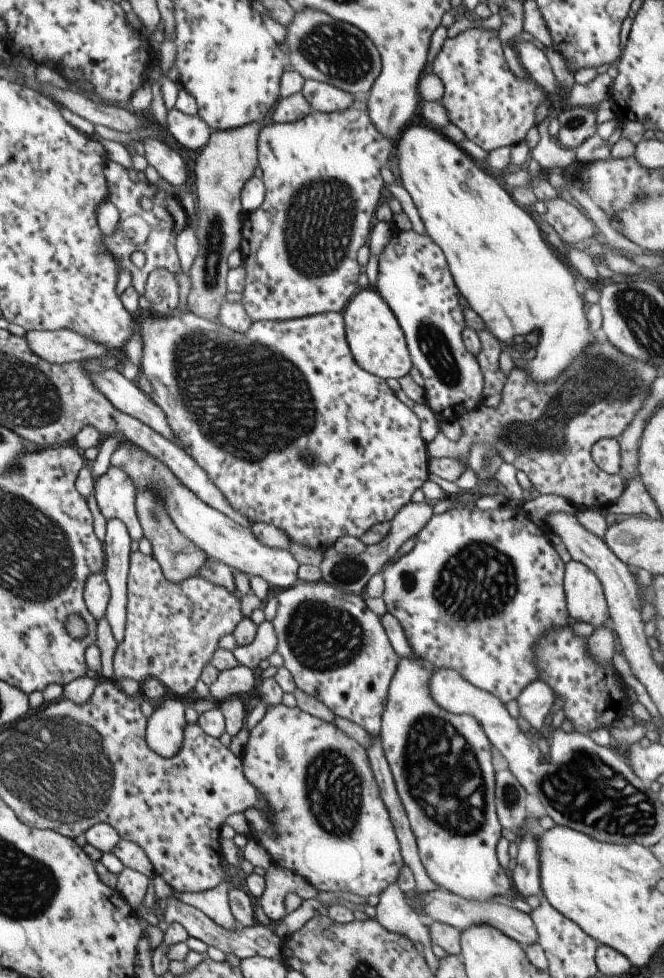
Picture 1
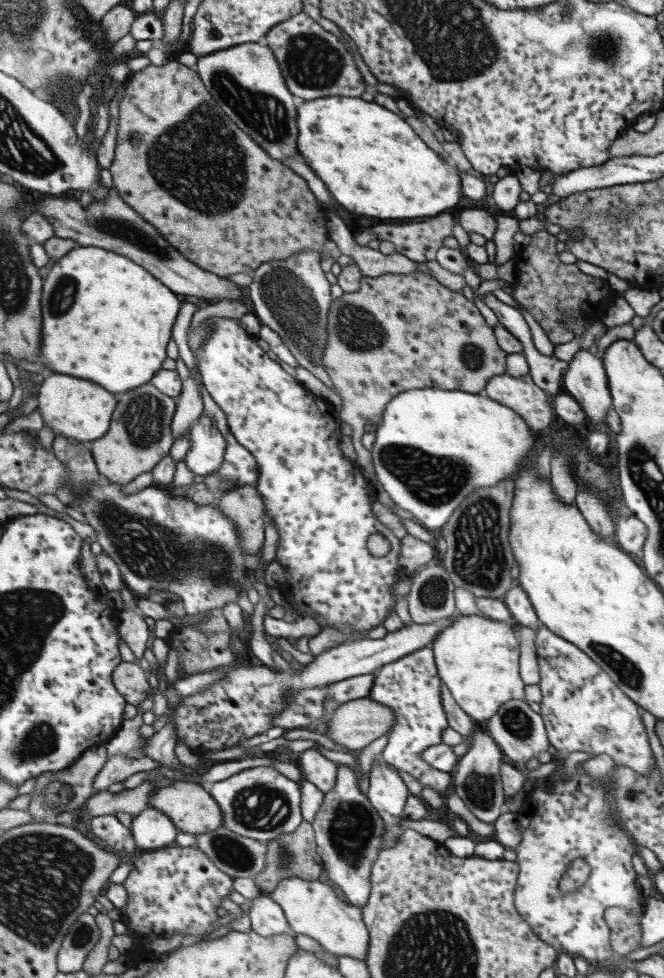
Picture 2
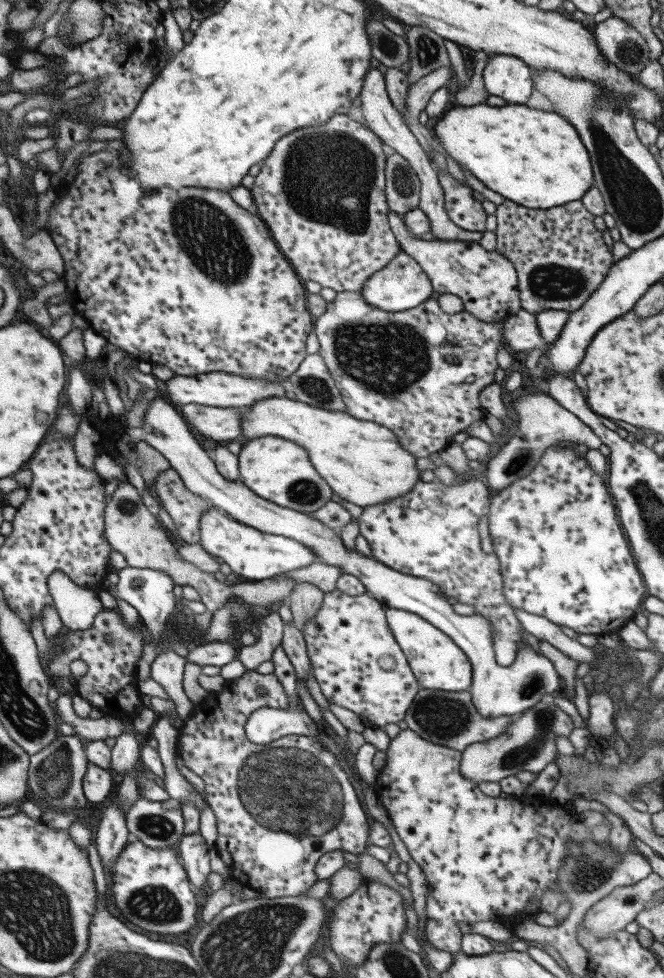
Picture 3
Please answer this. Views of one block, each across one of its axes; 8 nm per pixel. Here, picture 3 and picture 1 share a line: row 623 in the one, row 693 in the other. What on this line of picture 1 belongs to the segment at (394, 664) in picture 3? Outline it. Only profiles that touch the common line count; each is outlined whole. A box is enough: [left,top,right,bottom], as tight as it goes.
[270,580,399,737]

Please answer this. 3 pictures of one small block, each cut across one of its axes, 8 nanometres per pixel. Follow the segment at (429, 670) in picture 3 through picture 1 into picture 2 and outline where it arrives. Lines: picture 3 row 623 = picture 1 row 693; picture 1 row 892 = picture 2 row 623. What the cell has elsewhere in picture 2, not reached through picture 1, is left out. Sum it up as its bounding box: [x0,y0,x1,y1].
[430,613,539,725]

